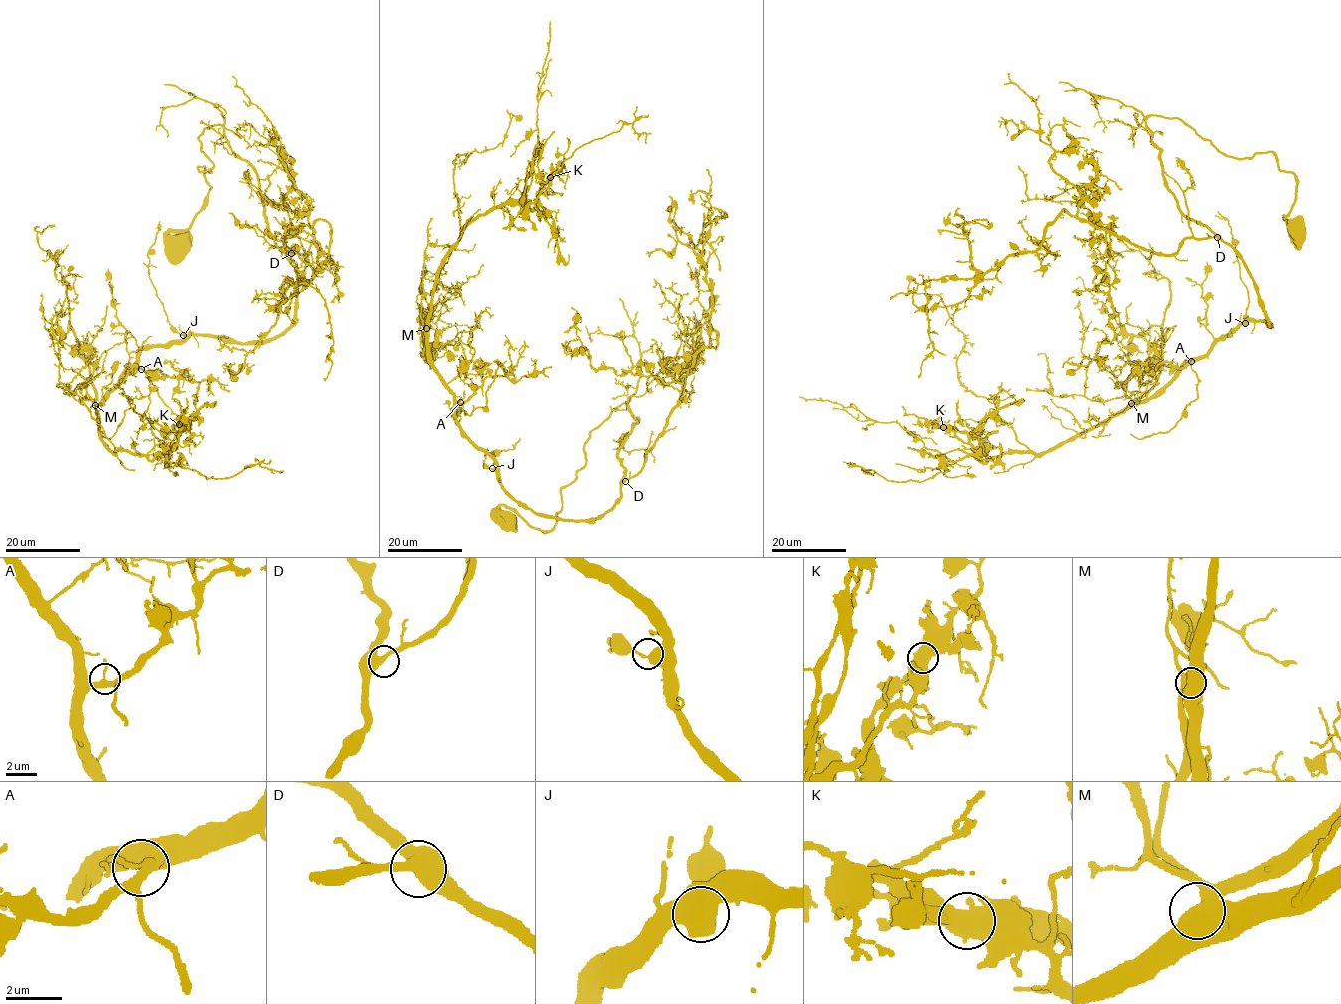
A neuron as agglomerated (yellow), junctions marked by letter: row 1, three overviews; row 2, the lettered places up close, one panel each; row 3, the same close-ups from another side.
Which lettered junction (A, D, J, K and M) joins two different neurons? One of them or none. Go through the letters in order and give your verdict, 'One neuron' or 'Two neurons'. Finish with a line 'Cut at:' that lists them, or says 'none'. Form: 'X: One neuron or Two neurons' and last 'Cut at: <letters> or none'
A: One neuron
D: One neuron
J: One neuron
K: Two neurons
M: One neuron
Cut at: K

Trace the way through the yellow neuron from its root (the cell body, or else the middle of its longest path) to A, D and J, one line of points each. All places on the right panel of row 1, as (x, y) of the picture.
A: (1292, 229), (1271, 152), (1147, 118), (1273, 324), (1191, 361)
D: (1292, 229), (1283, 218), (1296, 176), (1271, 152), (1228, 157), (1179, 119), (1151, 115), (1164, 186), (1217, 237)
J: (1292, 229), (1296, 176), (1271, 152), (1228, 157), (1147, 118), (1177, 207), (1230, 245), (1273, 325), (1245, 323)

